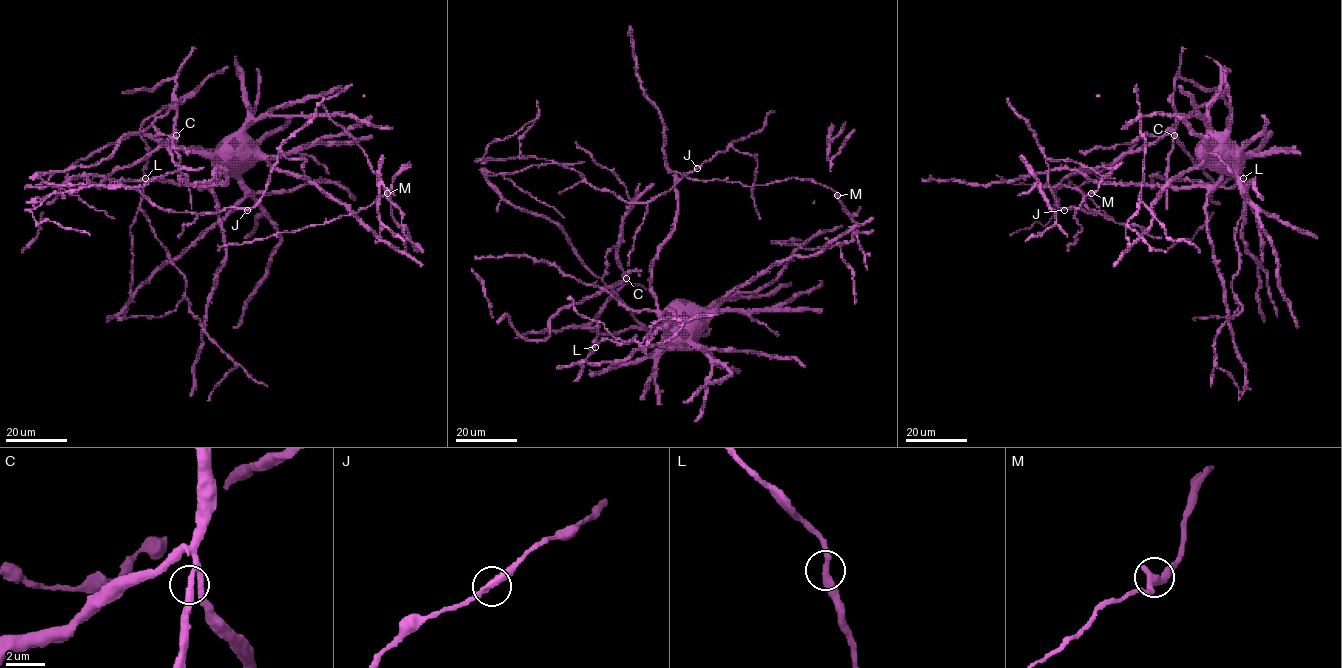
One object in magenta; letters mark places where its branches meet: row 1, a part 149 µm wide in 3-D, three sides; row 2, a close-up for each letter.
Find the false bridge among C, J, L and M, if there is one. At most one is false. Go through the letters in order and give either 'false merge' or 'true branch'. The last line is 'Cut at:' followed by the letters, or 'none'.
C: true branch
J: true branch
L: true branch
M: false merge
Cut at: M

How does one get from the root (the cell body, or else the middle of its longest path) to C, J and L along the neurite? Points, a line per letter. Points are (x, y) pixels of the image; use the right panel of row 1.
C: (1219, 137), (1206, 221), (1229, 320), (1242, 309), (1232, 279), (1243, 175), (1223, 135), (1232, 187), (1174, 135)
J: (1219, 137), (1206, 221), (1233, 318), (1247, 189), (1223, 94), (1071, 175), (1059, 185), (1098, 212), (1064, 210)
L: (1219, 137), (1220, 180), (1206, 221), (1228, 320), (1242, 309), (1232, 279), (1243, 178)

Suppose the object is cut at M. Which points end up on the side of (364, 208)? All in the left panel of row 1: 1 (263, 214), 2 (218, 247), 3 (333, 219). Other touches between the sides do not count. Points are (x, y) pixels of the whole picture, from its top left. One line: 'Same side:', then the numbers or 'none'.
Same side: 2, 3

